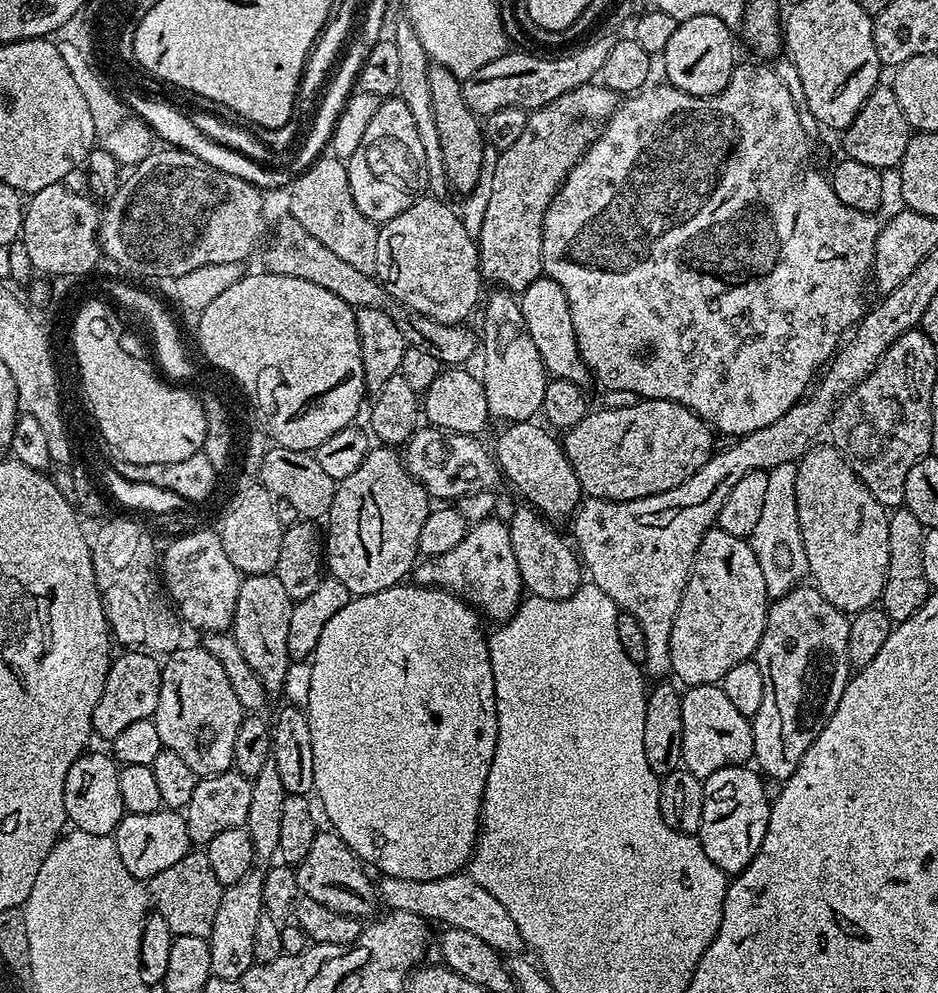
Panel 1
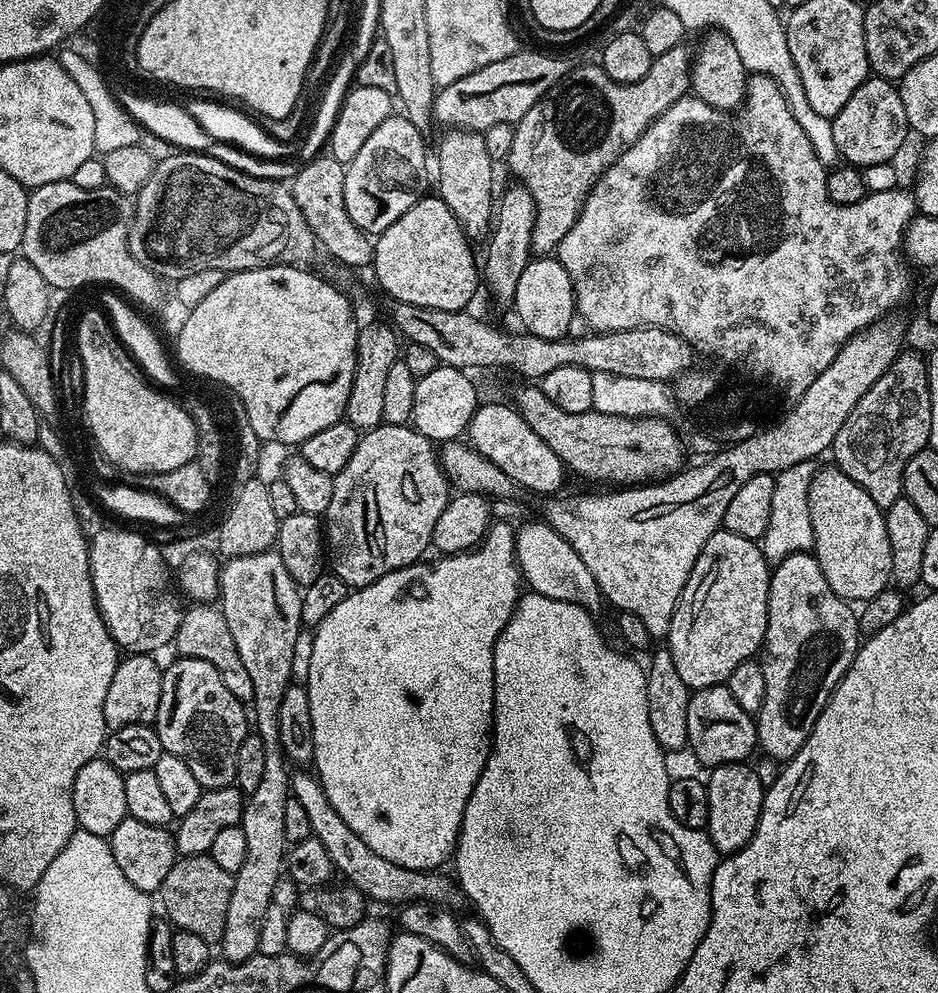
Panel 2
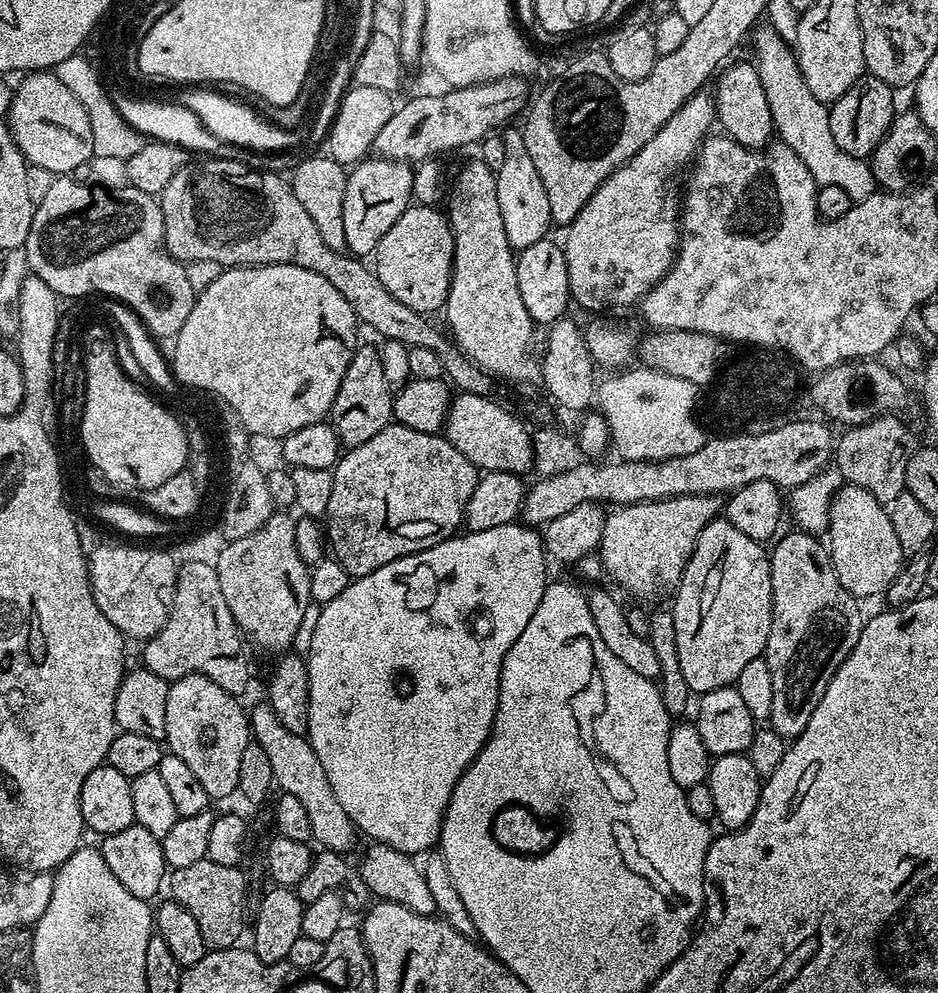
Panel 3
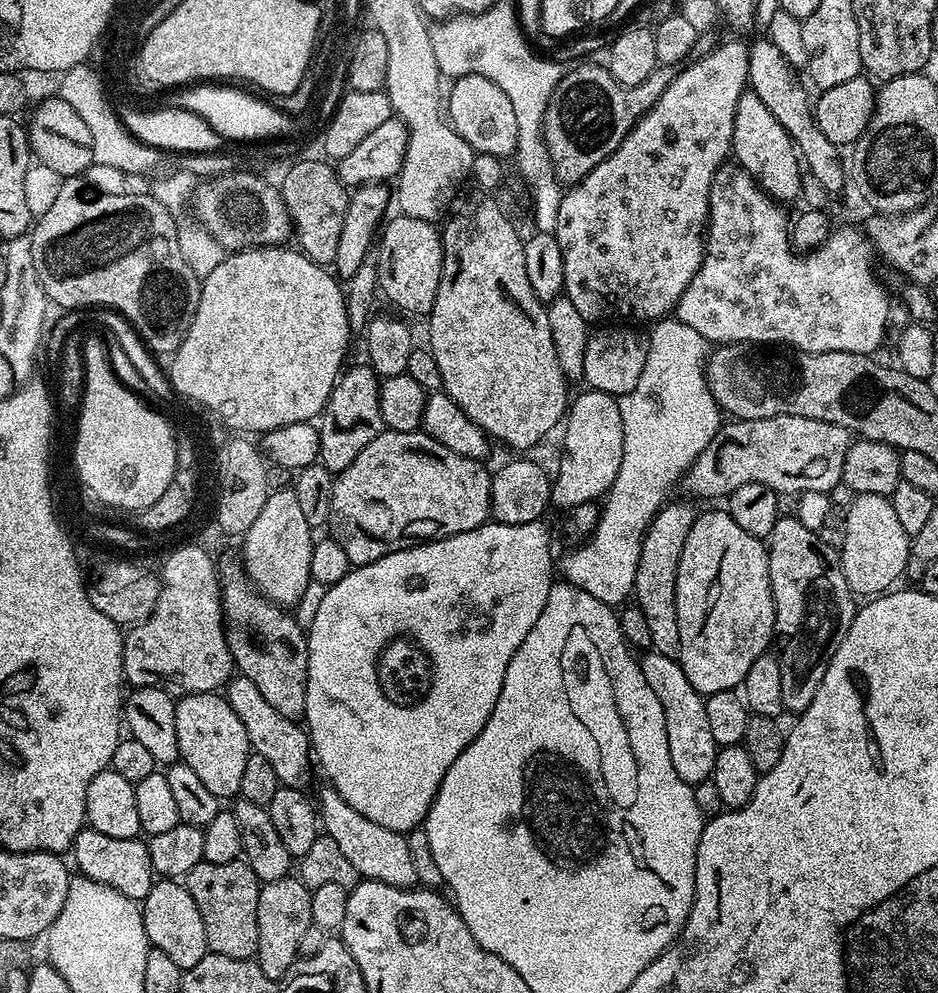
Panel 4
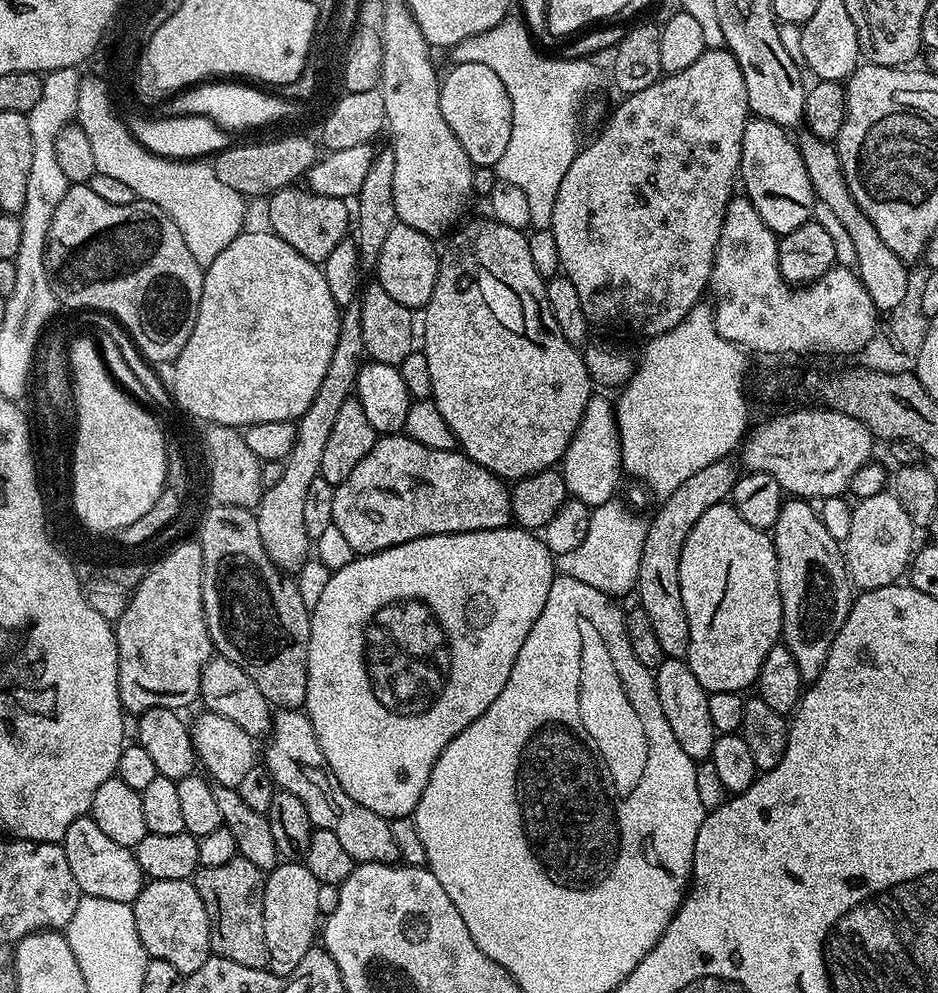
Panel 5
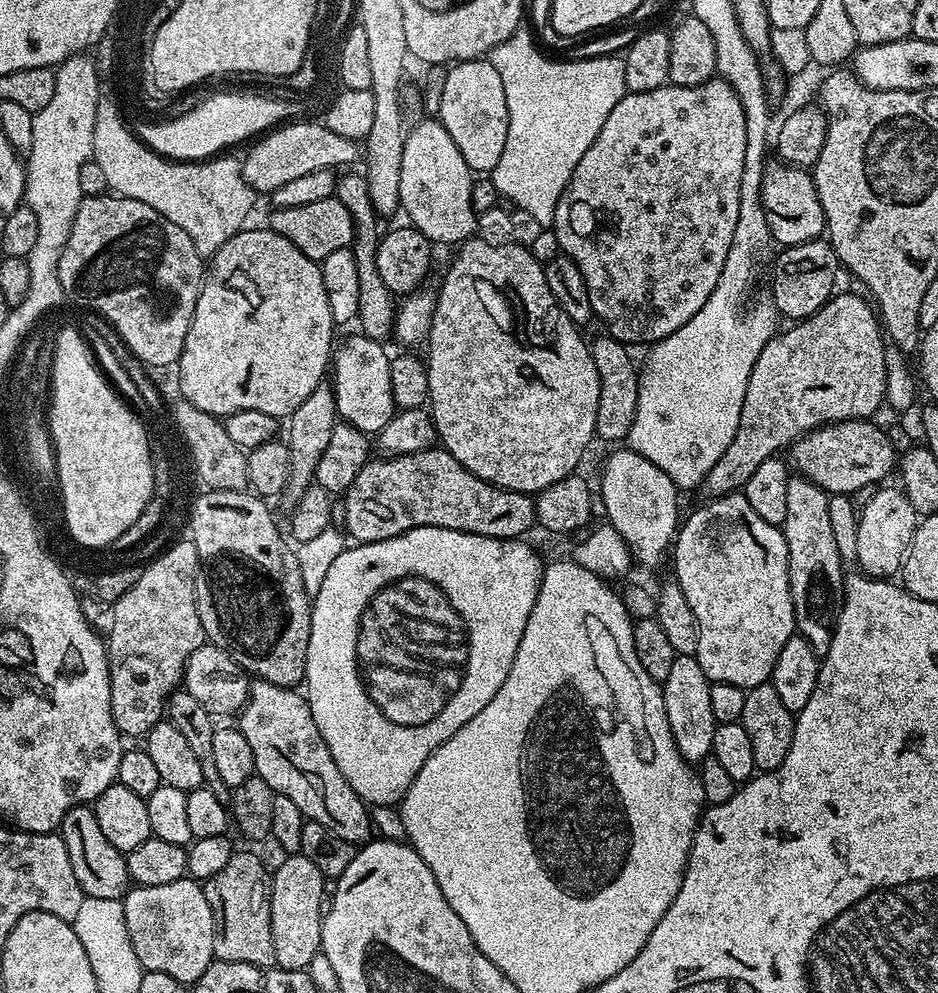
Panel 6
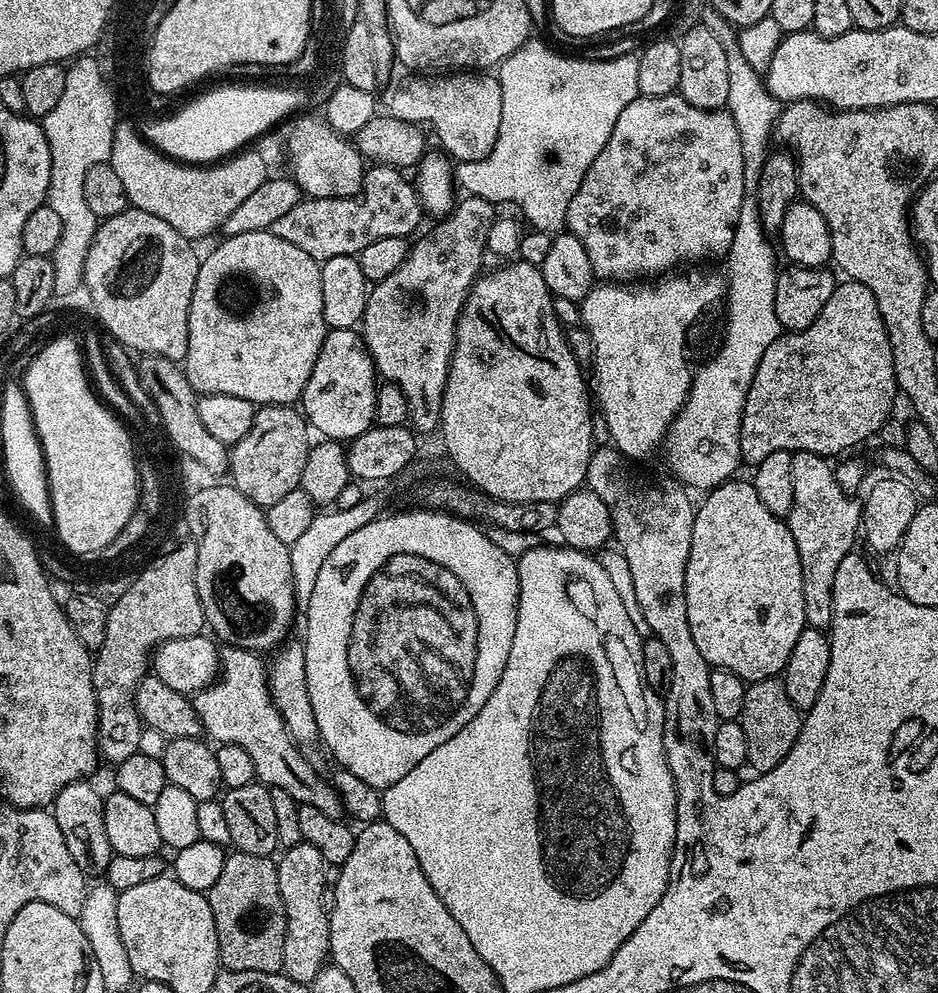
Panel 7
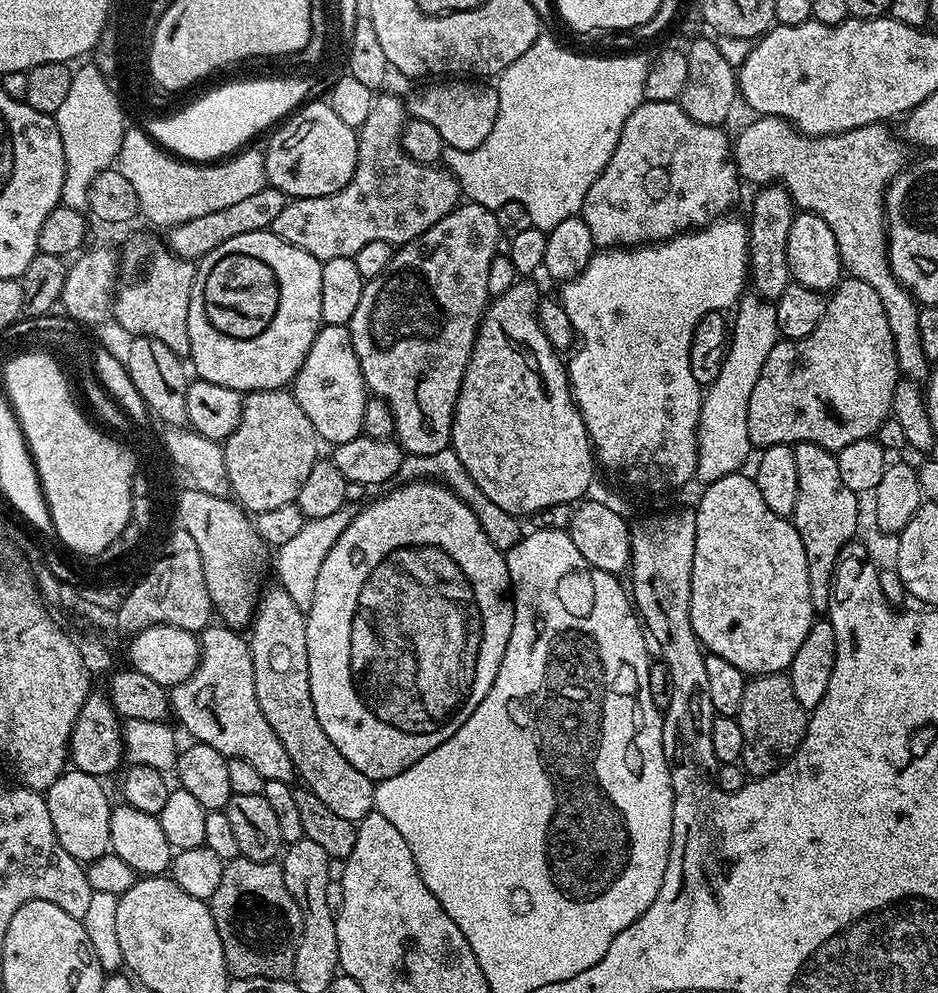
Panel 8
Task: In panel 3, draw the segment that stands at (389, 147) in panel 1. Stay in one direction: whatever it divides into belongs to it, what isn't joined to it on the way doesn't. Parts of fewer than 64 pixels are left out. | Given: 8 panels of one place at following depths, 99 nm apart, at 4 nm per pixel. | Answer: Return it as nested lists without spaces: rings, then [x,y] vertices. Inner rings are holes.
[[[365,158],[348,172],[346,194],[342,198],[342,227],[346,230],[346,249],[351,255],[368,258],[373,255],[382,242],[382,234],[402,218],[402,214],[413,203],[412,178],[414,168],[403,160],[386,160],[383,158]]]

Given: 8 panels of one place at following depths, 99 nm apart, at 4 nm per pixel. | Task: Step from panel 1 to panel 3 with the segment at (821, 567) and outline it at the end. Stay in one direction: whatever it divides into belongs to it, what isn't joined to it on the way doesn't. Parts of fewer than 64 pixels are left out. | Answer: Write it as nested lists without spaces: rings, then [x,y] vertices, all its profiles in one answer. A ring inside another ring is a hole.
[[[845,483],[844,487],[838,490],[836,497],[832,499],[828,515],[826,547],[828,555],[832,557],[834,570],[838,574],[838,582],[842,582],[844,589],[857,598],[883,597],[888,591],[890,582],[894,582],[894,578],[900,573],[906,560],[902,546],[898,546],[898,534],[894,534],[894,522],[890,522],[888,508],[878,503],[874,494],[866,494],[866,490],[849,483]]]

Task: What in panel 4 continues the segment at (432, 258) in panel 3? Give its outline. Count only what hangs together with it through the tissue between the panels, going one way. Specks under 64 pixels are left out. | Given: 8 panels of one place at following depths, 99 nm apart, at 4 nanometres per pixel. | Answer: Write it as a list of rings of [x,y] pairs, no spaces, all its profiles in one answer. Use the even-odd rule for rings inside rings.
[[[403,214],[394,216],[383,225],[378,236],[378,288],[383,299],[385,296],[394,307],[401,308],[412,316],[424,318],[434,306],[434,298],[438,298],[438,282],[442,278],[444,257],[442,232],[433,221],[419,220]]]

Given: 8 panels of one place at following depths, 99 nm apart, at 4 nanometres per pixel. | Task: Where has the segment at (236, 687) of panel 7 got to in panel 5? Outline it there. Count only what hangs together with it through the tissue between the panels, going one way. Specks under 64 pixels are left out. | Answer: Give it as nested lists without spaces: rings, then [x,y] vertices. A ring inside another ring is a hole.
[[[295,708],[277,711],[266,743],[268,745],[262,748],[262,764],[272,775],[277,789],[294,794],[294,798],[302,798],[302,806],[306,806],[306,814],[310,814],[313,825],[338,834],[338,842],[342,842],[346,854],[350,854],[354,862],[390,864],[399,857],[390,821],[354,802],[354,798],[342,790],[338,778],[334,778],[328,769],[307,711]]]

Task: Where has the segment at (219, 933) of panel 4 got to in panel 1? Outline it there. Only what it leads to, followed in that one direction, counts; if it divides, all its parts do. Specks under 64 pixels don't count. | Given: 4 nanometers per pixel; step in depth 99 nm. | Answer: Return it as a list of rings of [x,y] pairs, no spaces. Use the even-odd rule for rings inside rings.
[[[189,850],[182,862],[166,866],[166,870],[154,874],[146,884],[155,915],[166,918],[166,926],[170,926],[173,937],[189,936],[203,940],[207,940],[214,930],[214,918],[218,915],[224,890],[225,885],[220,883],[218,874],[214,874],[214,866],[210,866],[210,858],[204,850]]]

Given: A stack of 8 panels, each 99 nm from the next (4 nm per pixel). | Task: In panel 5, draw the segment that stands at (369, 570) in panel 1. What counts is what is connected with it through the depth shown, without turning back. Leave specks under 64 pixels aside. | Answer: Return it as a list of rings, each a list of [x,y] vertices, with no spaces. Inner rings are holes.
[[[384,434],[354,466],[350,478],[334,487],[332,522],[356,554],[381,552],[423,536],[445,536],[455,532],[481,532],[507,528],[513,523],[512,494],[509,485],[490,470],[478,466],[459,450],[430,450],[406,434]]]

